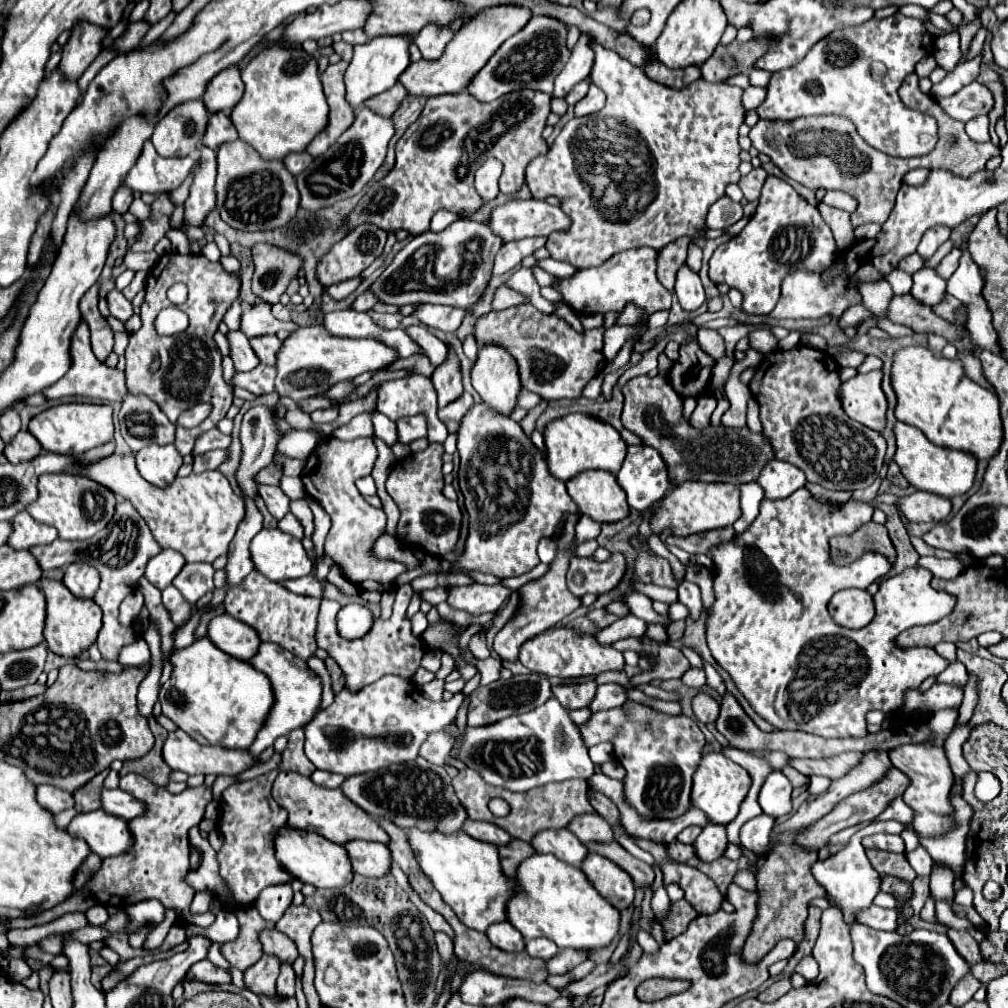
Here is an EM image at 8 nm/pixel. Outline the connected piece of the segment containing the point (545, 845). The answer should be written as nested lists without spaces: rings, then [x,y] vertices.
[[[568,829],[542,831],[532,839],[532,845],[538,853],[552,853],[554,857],[576,867],[580,867],[586,855],[590,853],[588,847],[580,839],[576,839],[576,835],[572,835]]]

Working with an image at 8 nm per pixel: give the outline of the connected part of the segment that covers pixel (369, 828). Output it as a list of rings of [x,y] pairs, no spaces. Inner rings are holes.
[[[280,771],[276,777],[276,783],[272,785],[272,797],[280,807],[288,811],[288,825],[292,829],[318,833],[338,845],[344,845],[352,839],[390,843],[388,833],[372,819],[372,815],[368,815],[362,807],[356,807],[356,803],[344,797],[340,789],[326,789],[326,787],[314,785],[310,777],[304,777],[300,773]]]

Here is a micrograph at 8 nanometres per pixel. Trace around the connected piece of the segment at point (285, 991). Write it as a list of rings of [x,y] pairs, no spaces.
[[[282,963],[280,965],[280,977],[278,977],[276,993],[282,995],[282,997],[294,995],[294,979],[296,979],[296,973],[292,969],[292,963]]]

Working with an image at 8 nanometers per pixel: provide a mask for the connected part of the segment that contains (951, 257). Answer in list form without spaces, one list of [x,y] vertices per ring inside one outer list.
[[[954,247],[954,249],[940,261],[940,265],[936,267],[938,275],[942,275],[944,279],[950,279],[950,275],[952,275],[952,273],[956,271],[956,267],[958,267],[958,257],[960,257],[960,249]]]

